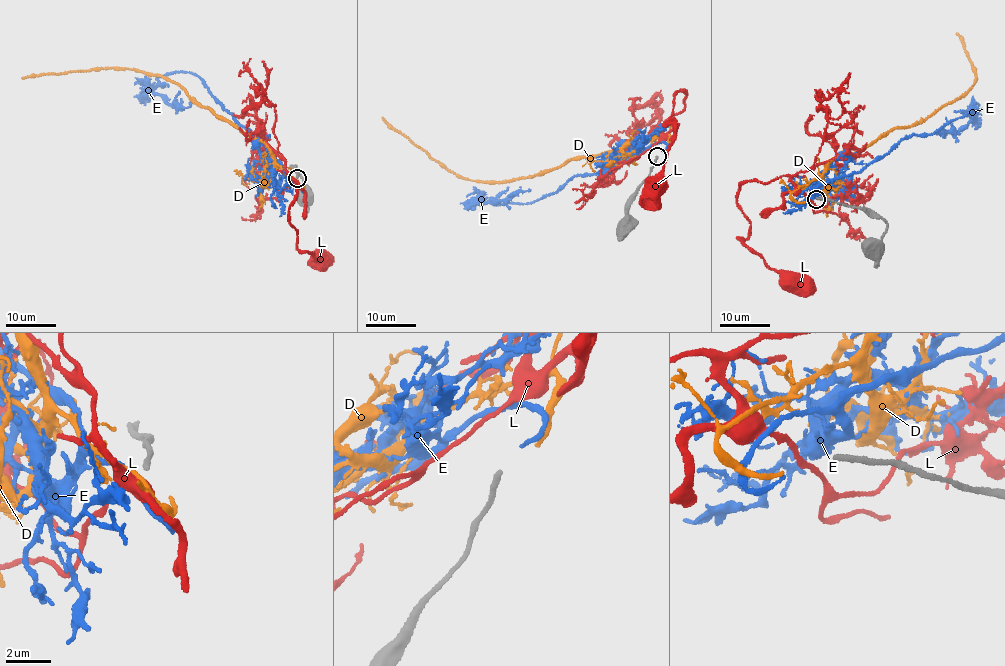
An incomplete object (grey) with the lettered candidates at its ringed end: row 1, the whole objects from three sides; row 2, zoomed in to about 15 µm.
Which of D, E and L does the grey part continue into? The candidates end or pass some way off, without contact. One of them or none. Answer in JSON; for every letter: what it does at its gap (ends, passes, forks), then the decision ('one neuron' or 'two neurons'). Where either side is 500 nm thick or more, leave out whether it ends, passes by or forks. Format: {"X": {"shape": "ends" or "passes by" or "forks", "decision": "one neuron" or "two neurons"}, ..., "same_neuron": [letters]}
{"D": {"shape": "ends", "decision": "two neurons"}, "E": {"shape": "ends", "decision": "one neuron"}, "L": {"shape": "passes by", "decision": "two neurons"}, "same_neuron": ["E"]}

